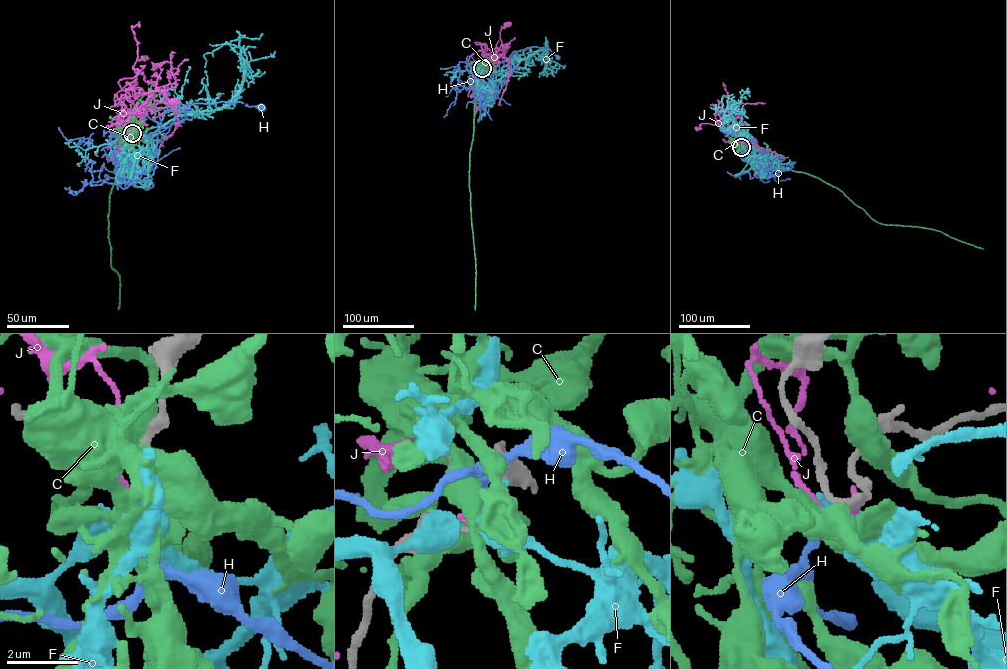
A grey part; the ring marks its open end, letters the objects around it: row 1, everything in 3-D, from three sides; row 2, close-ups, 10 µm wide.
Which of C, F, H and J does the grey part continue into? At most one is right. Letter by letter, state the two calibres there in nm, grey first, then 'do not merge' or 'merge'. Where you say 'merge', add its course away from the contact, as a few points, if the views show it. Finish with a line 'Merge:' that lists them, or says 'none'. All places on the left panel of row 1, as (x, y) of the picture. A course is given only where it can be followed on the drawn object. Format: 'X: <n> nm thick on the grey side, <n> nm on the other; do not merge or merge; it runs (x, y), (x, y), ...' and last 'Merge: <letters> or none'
C: 320 nm thick on the grey side, 440 nm on the other; do not merge
F: 340 nm thick on the grey side, 400 nm on the other; do not merge
H: 320 nm thick on the grey side, 170 nm on the other; merge; it runs (132, 133), (140, 139), (154, 132), (165, 111), (178, 106), (189, 108), (192, 103), (240, 102), (262, 108)
J: 340 nm thick on the grey side, 130 nm on the other; do not merge
Merge: H

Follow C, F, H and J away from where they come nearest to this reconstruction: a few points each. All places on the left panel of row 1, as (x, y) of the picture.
C: (132, 133), (126, 124), (126, 148), (119, 157), (117, 177), (109, 196), (110, 265), (120, 279), (118, 310)
F: (132, 133), (136, 155), (175, 117), (227, 104), (240, 88), (245, 60), (223, 44), (204, 55), (204, 67)
H: (132, 133), (140, 139), (154, 132), (165, 111), (178, 106), (189, 108), (192, 103), (240, 102), (262, 108)
J: (132, 133), (127, 118), (156, 90), (162, 90), (165, 95), (162, 93), (172, 101)

